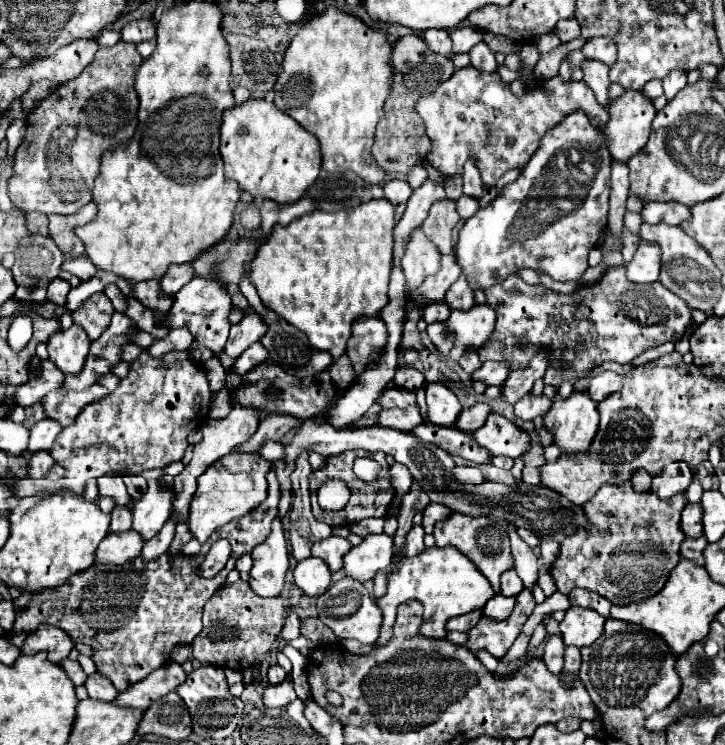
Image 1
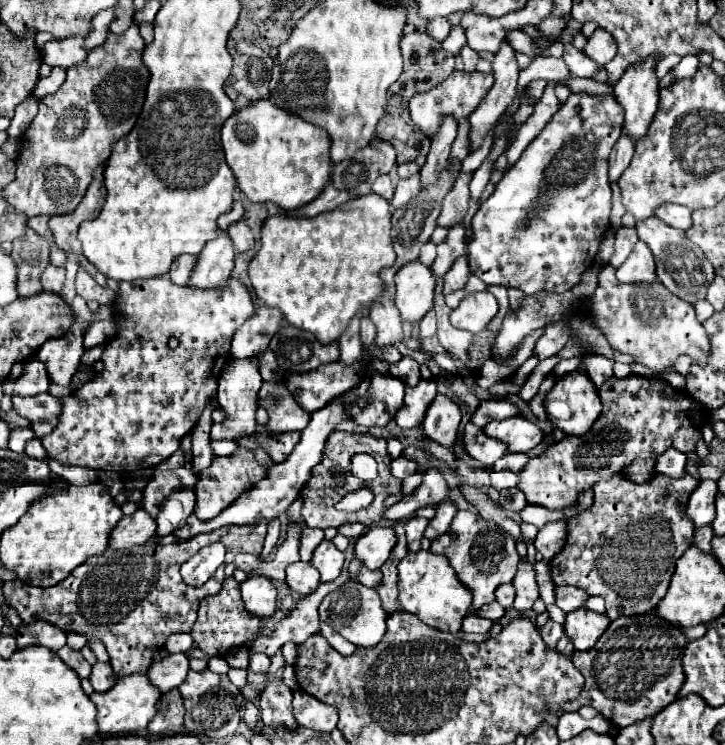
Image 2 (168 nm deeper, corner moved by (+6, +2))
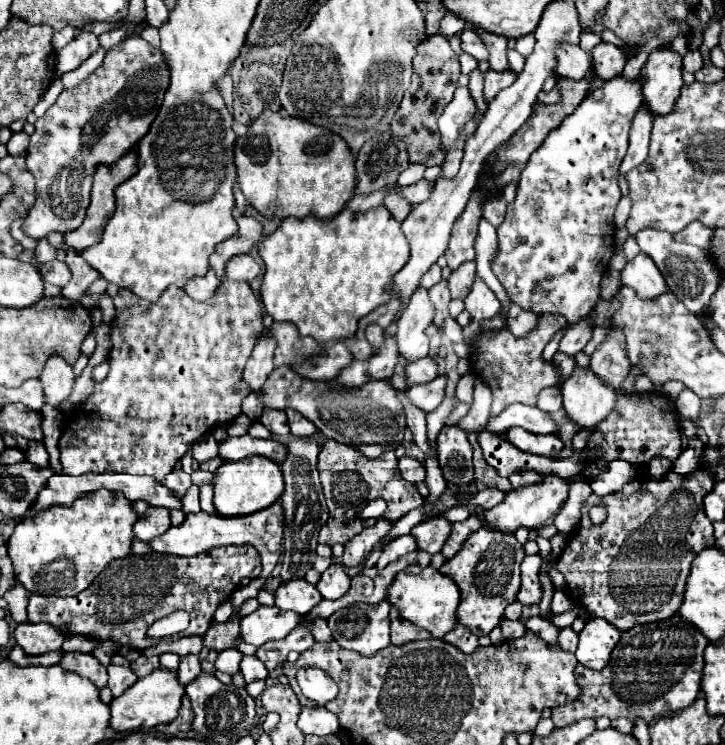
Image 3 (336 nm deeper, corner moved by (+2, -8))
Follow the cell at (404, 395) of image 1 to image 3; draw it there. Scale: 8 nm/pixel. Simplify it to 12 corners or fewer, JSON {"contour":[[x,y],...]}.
{"contour":[[289,366],[261,388],[265,406],[301,412],[365,458],[397,450],[405,414],[385,380],[359,388]]}

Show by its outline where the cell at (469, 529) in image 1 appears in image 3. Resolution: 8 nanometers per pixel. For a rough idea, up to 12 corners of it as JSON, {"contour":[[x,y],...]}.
{"contour":[[481,528],[441,566],[485,636],[517,598],[523,546]]}

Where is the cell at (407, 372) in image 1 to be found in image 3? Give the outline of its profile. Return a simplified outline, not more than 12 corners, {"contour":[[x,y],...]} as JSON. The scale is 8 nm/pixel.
{"contour":[[431,356],[405,366],[409,384],[425,384],[437,376]]}

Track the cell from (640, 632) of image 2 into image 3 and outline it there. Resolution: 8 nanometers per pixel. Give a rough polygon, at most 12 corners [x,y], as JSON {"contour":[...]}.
{"contour":[[675,614],[623,632],[581,694],[553,708],[631,722],[687,708],[709,640]]}

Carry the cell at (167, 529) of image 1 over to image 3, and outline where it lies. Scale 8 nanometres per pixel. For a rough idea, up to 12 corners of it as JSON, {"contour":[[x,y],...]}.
{"contour":[[199,486],[183,496],[183,512],[199,512]]}

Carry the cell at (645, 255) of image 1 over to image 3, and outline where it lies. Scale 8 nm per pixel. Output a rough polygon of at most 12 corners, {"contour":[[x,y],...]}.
{"contour":[[643,252],[621,270],[621,280],[643,300],[667,290]]}

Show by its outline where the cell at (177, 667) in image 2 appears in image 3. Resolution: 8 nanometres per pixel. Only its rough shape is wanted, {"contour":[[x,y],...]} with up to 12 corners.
{"contour":[[187,654],[179,664],[179,682],[187,686],[201,674],[201,658]]}

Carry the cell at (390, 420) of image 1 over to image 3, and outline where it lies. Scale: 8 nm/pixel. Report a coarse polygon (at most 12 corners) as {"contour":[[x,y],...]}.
{"contour":[[447,376],[407,388],[409,400],[433,412],[445,398]]}

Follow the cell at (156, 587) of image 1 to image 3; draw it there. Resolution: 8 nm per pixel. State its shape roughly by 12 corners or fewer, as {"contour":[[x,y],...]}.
{"contour":[[249,544],[113,560],[75,598],[31,596],[65,634],[143,628],[185,610],[189,634],[243,578]]}

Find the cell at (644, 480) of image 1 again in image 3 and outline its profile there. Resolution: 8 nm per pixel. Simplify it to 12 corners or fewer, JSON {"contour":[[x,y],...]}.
{"contour":[[657,456],[647,462],[647,474],[653,480],[671,470],[671,460]]}

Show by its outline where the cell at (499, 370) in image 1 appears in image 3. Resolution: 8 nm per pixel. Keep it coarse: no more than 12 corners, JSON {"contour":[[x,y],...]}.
{"contour":[[511,304],[507,328],[513,336],[527,336],[537,324],[533,312]]}

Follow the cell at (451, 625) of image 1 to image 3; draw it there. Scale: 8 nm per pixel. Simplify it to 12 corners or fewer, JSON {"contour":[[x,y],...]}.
{"contour":[[503,620],[505,640],[521,638],[527,632],[523,622]]}

